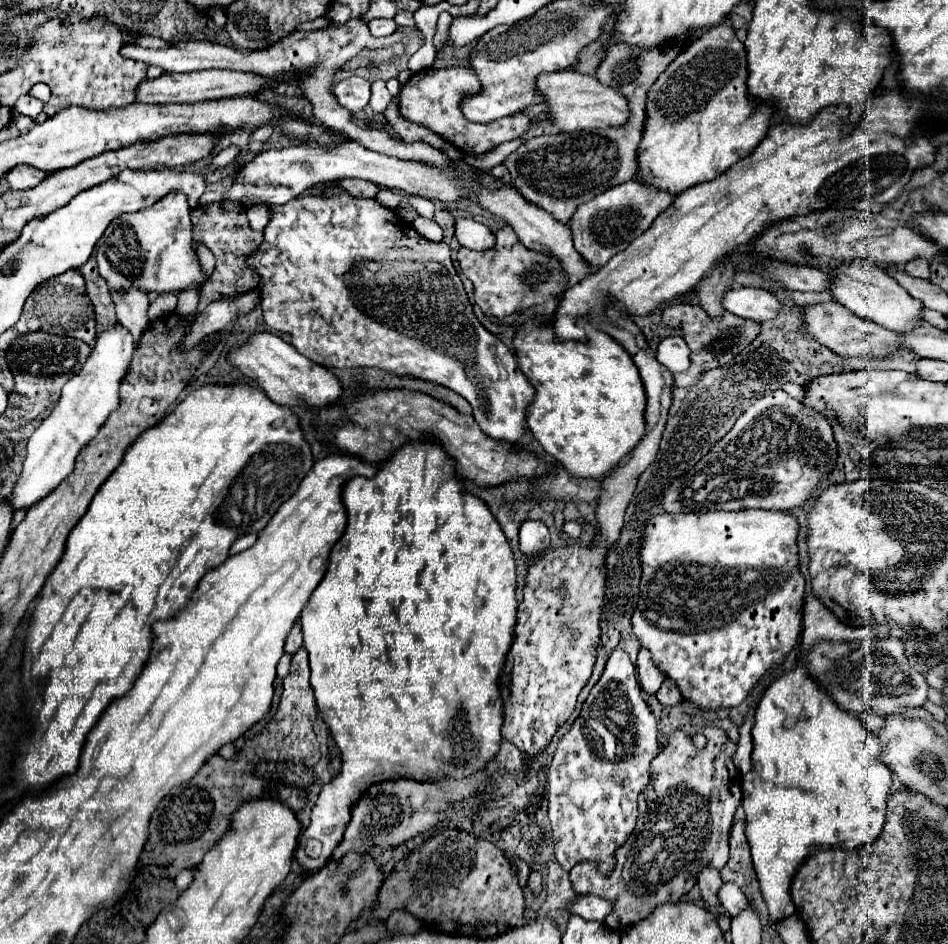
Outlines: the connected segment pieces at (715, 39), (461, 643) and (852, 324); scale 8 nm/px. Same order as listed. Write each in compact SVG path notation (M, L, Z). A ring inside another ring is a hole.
M714 25L700 37L696 37L692 43L688 43L688 47L666 67L666 71L658 77L658 81L652 85L648 93L646 101L648 121L638 151L640 171L636 181L678 195L688 187L716 179L734 163L748 157L754 151L754 147L766 137L770 121L776 111L766 101L758 101L748 95L746 79L748 79L746 49L732 27Z
M422 441L416 447L406 447L404 451L396 451L392 455L392 463L382 463L380 471L374 479L354 477L344 487L344 505L348 511L348 527L342 539L336 543L336 551L330 553L328 569L320 585L310 595L306 607L302 609L300 623L304 633L304 647L310 655L310 669L312 669L312 689L316 697L318 711L322 719L330 727L330 733L336 745L342 751L342 773L328 785L322 787L322 793L312 809L312 821L300 837L300 849L296 849L294 857L304 873L314 873L322 869L328 861L336 845L342 841L344 829L350 821L350 811L364 795L364 791L380 781L388 779L414 779L420 783L434 783L440 779L458 781L464 779L478 769L484 769L490 759L496 757L500 751L500 727L504 719L504 707L500 697L500 671L506 661L506 655L514 641L514 625L516 625L516 565L512 549L486 507L486 503L464 489L464 483L452 475L452 459L444 455L444 449L438 443Z
M836 301L830 303L816 303L816 305L804 305L802 309L804 313L804 323L806 323L806 331L824 347L832 349L838 355L848 355L848 357L864 357L864 355L888 355L894 353L900 345L898 345L898 335L894 331L884 329L882 325L876 325L872 321L860 319L858 315L854 315L852 311L848 311L846 307L842 307Z

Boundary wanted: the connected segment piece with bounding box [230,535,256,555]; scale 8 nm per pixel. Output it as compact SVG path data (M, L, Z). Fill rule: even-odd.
M244 535L244 537L236 539L236 541L232 543L232 547L230 547L230 555L236 555L236 553L240 553L240 551L248 549L254 541L256 541L256 535Z

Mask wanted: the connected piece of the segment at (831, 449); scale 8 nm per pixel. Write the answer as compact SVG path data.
M782 389L772 391L758 399L748 411L744 411L734 427L684 475L674 479L662 497L662 507L666 513L688 511L692 505L696 513L704 511L740 511L740 509L772 509L790 511L806 503L816 485L820 485L834 469L838 451L832 435L832 427L826 417L804 407L804 403L792 399Z

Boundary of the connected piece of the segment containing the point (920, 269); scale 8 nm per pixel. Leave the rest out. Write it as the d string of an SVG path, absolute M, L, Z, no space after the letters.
M918 257L918 259L912 259L910 263L906 263L902 269L906 269L908 275L916 275L916 277L928 279L928 275L930 275L930 269L928 267L930 267L930 263L926 259Z

